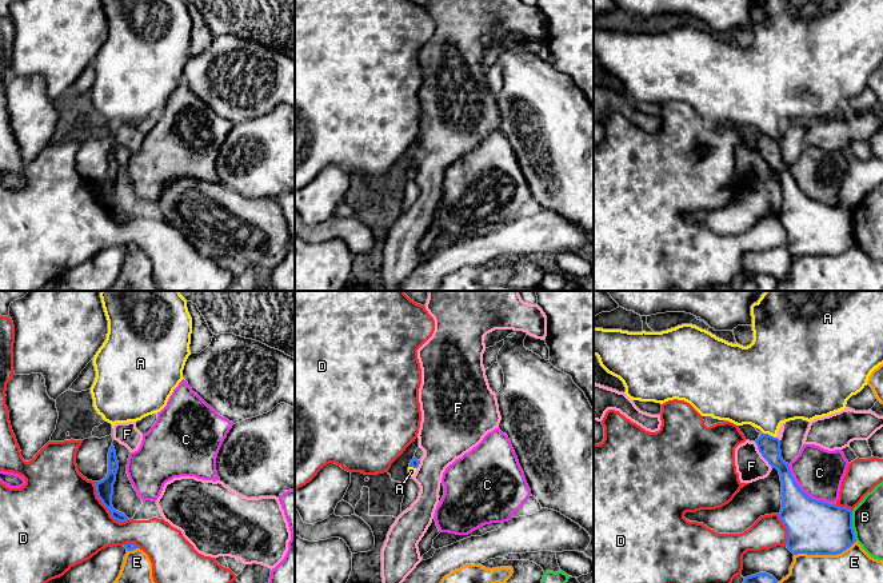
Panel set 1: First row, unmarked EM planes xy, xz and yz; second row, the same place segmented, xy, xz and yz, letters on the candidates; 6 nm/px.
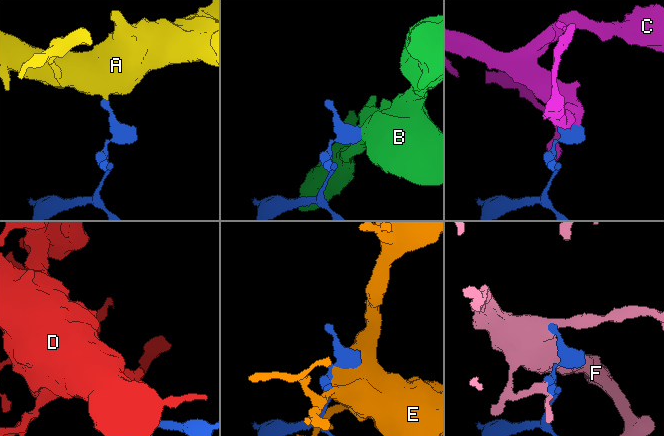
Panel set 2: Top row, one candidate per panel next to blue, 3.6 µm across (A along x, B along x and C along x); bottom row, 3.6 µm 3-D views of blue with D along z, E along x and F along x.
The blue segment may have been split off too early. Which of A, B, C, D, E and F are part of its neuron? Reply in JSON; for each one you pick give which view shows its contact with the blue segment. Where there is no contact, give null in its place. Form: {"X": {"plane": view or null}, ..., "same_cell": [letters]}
{"same_cell": []}

